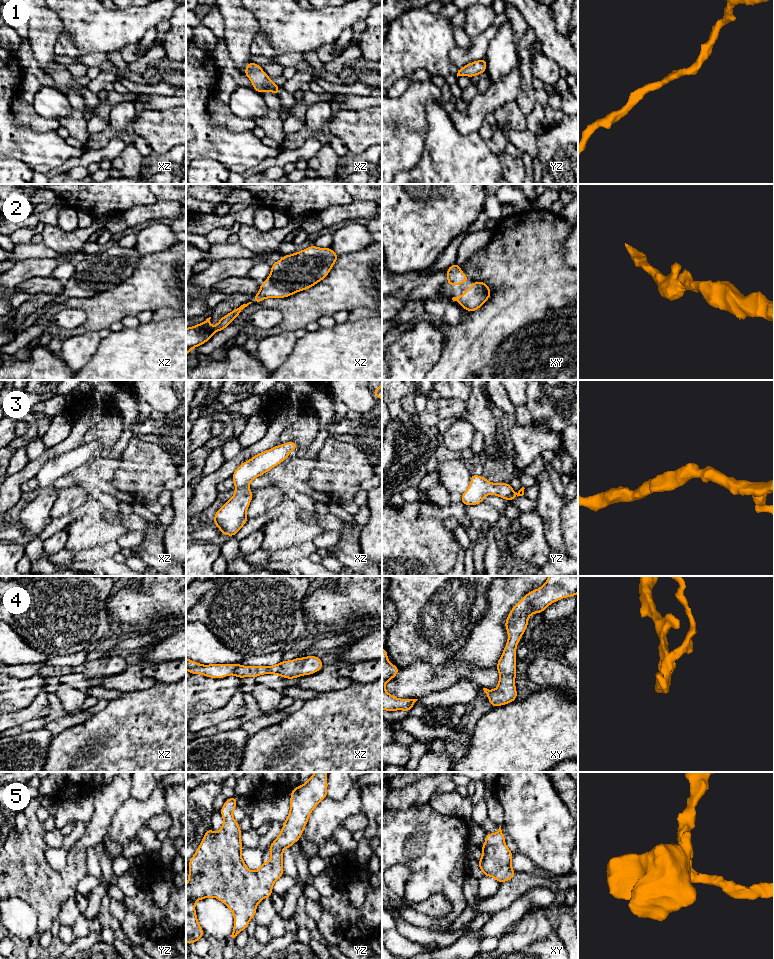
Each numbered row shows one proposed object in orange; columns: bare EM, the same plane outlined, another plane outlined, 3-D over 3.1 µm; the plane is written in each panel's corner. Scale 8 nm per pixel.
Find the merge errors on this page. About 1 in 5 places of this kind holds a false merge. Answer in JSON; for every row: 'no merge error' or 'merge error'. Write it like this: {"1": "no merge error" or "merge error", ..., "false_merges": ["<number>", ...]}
{"1": "no merge error", "2": "no merge error", "3": "no merge error", "4": "no merge error", "5": "no merge error", "false_merges": []}

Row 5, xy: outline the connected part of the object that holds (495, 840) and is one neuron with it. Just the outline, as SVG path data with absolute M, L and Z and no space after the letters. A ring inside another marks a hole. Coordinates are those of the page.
M501 826L495 834L486 834L481 850L482 858L478 865L484 876L493 877L500 884L514 877L516 871L511 866L513 854L505 844Z

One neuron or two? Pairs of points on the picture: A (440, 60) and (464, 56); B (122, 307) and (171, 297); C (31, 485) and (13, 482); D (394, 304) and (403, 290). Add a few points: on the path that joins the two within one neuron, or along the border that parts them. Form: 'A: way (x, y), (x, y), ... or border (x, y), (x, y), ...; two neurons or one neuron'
A: border (456, 45), (449, 53), (449, 63); two neurons
B: way (134, 297), (159, 297); one neuron
C: border (35, 477), (24, 483), (21, 492); two neurons
D: border (392, 296), (404, 300); two neurons

